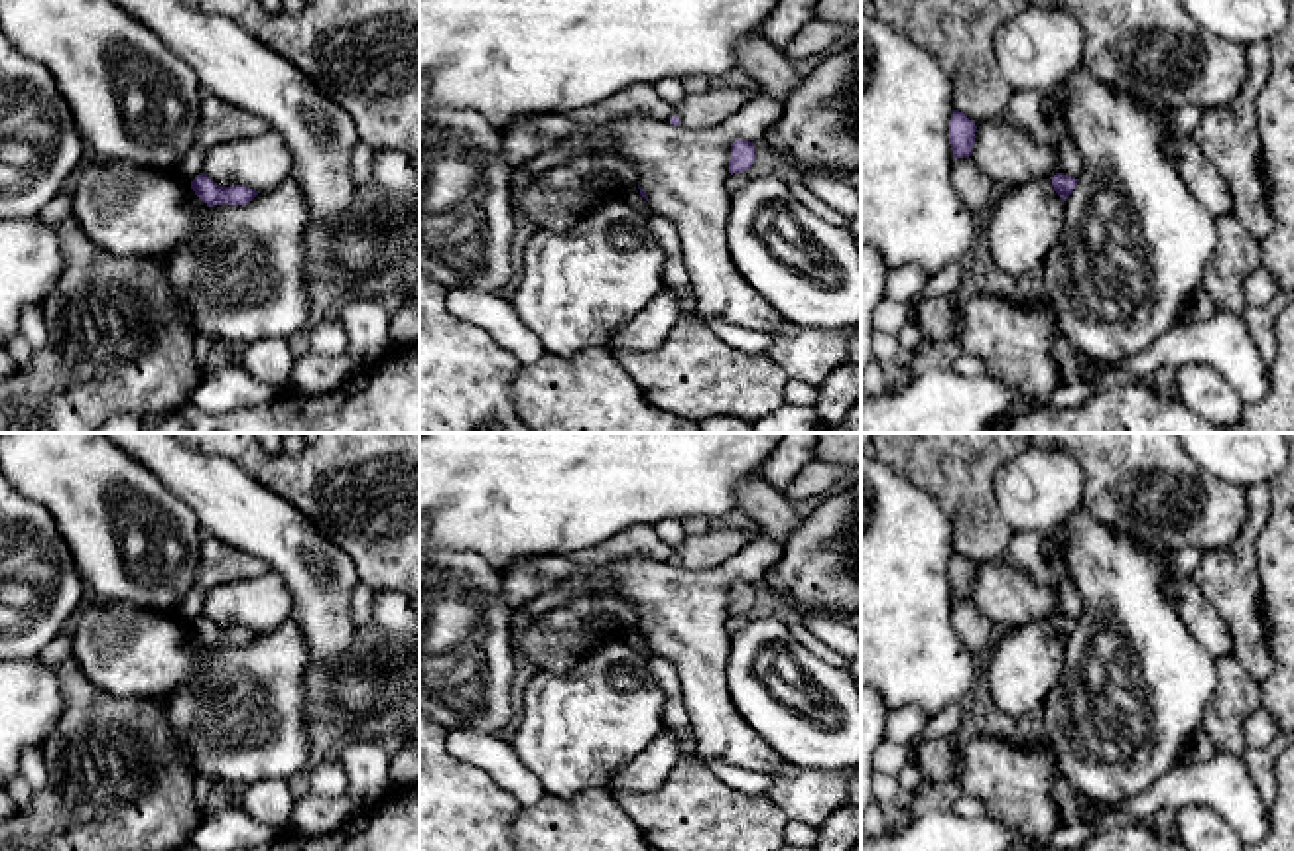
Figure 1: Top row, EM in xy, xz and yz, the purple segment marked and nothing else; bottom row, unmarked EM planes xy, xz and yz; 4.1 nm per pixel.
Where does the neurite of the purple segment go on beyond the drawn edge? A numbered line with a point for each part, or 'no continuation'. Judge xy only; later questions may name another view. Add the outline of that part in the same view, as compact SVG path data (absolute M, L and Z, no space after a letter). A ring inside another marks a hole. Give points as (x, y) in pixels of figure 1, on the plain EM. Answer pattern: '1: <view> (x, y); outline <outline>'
no continuation

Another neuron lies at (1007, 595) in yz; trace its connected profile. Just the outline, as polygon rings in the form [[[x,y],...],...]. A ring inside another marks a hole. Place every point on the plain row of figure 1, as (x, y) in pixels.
[[[1003,559],[977,565],[971,603],[995,624],[1008,630],[1032,621],[1052,621],[1056,589],[1038,585],[1026,571]]]

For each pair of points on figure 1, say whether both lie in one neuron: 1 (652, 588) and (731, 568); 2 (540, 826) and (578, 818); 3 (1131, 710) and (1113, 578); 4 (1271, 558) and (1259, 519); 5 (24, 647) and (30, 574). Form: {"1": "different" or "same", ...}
{"1": "same", "2": "same", "3": "same", "4": "different", "5": "same"}

